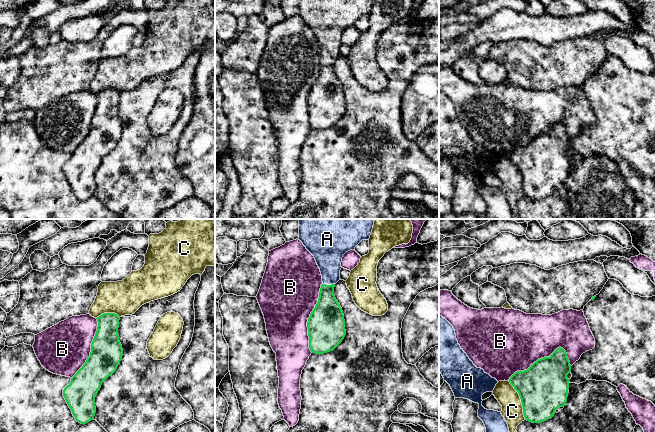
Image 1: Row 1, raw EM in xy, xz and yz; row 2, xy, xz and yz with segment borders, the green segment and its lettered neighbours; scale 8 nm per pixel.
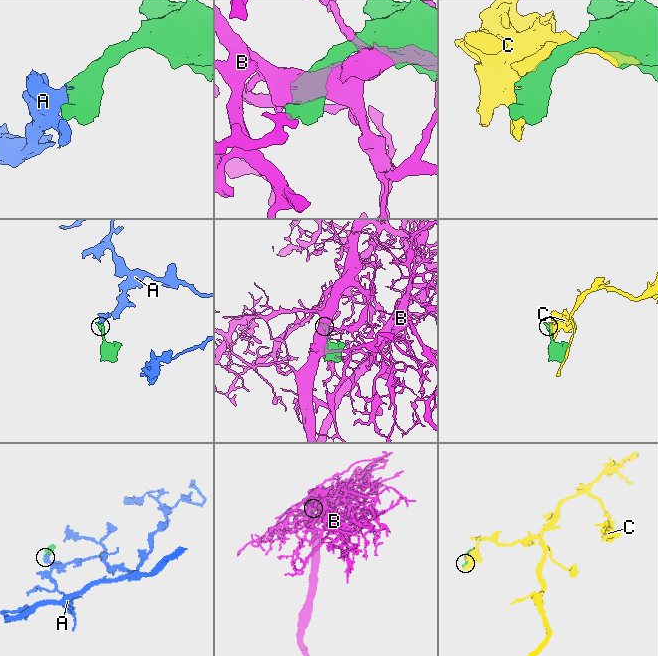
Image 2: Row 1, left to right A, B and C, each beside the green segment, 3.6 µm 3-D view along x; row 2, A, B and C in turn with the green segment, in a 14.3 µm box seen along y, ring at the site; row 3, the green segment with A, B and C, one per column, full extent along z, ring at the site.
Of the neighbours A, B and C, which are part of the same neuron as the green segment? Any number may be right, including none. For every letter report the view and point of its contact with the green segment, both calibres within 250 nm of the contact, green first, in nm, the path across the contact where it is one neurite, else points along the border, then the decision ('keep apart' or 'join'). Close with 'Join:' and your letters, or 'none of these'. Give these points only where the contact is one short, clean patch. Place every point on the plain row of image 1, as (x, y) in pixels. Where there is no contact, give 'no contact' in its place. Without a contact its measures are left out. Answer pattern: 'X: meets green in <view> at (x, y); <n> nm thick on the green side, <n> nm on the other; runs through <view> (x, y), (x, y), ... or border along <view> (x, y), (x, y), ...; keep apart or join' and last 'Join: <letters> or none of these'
A: meets green in xz at (329, 61); 260 nm thick on the green side, 220 nm on the other; runs through xz (327, 92), (329, 61), (328, 30); join
B: meets green in yz at (538, 135); 400 nm thick on the green side, 480 nm on the other; keep apart
C: meets green in yz at (521, 176); 400 nm thick on the green side, 170 nm on the other; keep apart
Join: A

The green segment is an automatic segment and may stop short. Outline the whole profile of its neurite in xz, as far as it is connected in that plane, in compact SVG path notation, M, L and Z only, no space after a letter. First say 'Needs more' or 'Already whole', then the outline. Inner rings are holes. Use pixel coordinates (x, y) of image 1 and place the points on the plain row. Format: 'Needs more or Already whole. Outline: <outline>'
Needs more. Outline: M299 0L299 16L314 32L322 51L318 78L308 94L309 124L312 129L333 127L346 111L342 84L335 74L334 63L340 56L343 31L354 26L362 16L369 16L374 0Z

